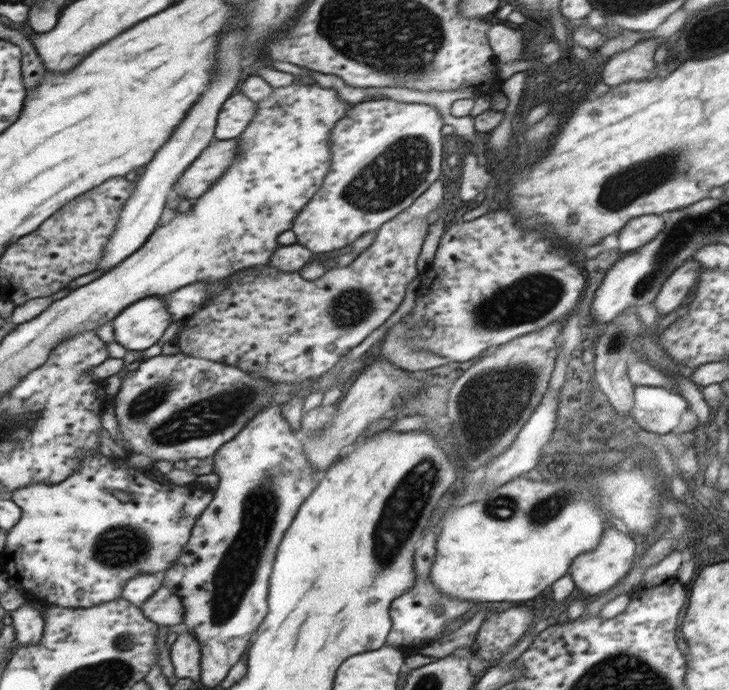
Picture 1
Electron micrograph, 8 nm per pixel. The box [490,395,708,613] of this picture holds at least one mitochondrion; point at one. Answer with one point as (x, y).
(548, 508)

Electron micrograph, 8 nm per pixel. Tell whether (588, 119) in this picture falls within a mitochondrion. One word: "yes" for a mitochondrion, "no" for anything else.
no

